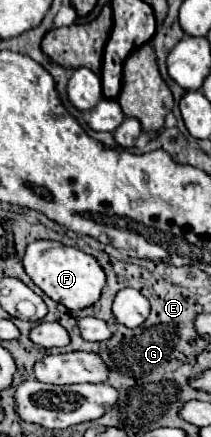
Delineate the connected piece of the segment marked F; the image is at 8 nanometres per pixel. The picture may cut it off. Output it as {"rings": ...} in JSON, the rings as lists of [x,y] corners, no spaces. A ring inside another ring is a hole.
{"rings":[[[34,241],[28,245],[24,255],[24,269],[28,277],[34,277],[34,283],[56,303],[62,303],[68,309],[84,309],[94,305],[100,299],[102,287],[106,285],[106,275],[98,261],[76,247],[66,247],[60,241]]]}

